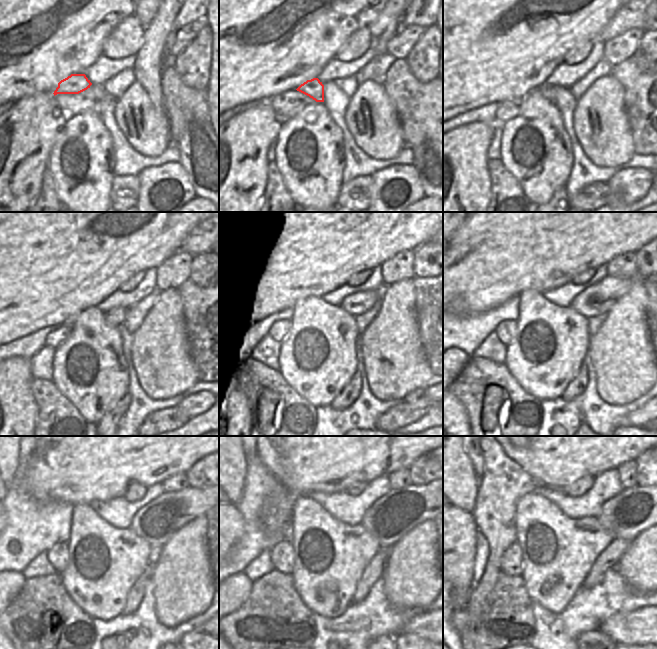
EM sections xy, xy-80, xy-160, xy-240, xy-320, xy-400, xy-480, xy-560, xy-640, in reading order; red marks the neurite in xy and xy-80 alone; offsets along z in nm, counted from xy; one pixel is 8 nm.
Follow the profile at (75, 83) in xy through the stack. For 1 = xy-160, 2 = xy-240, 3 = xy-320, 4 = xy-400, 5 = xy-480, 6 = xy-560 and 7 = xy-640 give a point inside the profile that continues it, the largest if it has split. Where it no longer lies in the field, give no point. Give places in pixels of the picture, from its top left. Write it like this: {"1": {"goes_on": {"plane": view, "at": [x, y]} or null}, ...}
{"1": {"goes_on": {"plane": "xy-160", "at": [548, 91]}}, "2": {"goes_on": {"plane": "xy-240", "at": [116, 316]}}, "3": {"goes_on": {"plane": "xy-320", "at": [356, 304]}}, "4": {"goes_on": {"plane": "xy-400", "at": [598, 299]}}, "5": {"goes_on": {"plane": "xy-480", "at": [156, 522]}}, "6": {"goes_on": {"plane": "xy-560", "at": [391, 517]}}, "7": {"goes_on": {"plane": "xy-640", "at": [634, 510]}}}

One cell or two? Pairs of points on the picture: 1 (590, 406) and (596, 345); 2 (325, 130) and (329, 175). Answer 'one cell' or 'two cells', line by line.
1: two cells
2: one cell

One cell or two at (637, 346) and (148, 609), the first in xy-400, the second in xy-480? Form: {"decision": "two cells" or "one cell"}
{"decision": "two cells"}

